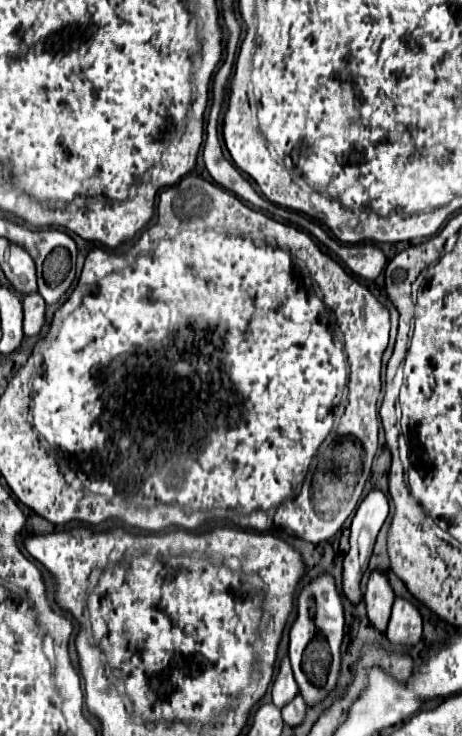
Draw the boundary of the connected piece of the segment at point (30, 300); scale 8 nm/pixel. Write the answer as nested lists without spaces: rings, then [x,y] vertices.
[[[39,293],[25,295],[23,297],[23,329],[27,337],[39,337],[43,325],[45,325],[45,301],[41,299]]]

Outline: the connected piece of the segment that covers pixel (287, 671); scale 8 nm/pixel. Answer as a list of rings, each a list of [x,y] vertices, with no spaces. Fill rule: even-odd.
[[[285,657],[281,667],[279,667],[279,673],[273,681],[273,703],[283,709],[289,701],[293,701],[293,697],[297,695],[297,683],[293,679],[293,671],[291,671],[291,665],[289,665],[289,659]]]

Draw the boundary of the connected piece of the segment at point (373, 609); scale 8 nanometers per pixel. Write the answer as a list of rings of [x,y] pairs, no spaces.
[[[381,571],[371,573],[371,579],[369,579],[367,591],[365,591],[365,605],[367,605],[369,623],[379,633],[387,631],[387,623],[389,623],[393,599],[395,599],[395,595],[391,591],[391,585],[389,585],[387,577]]]

